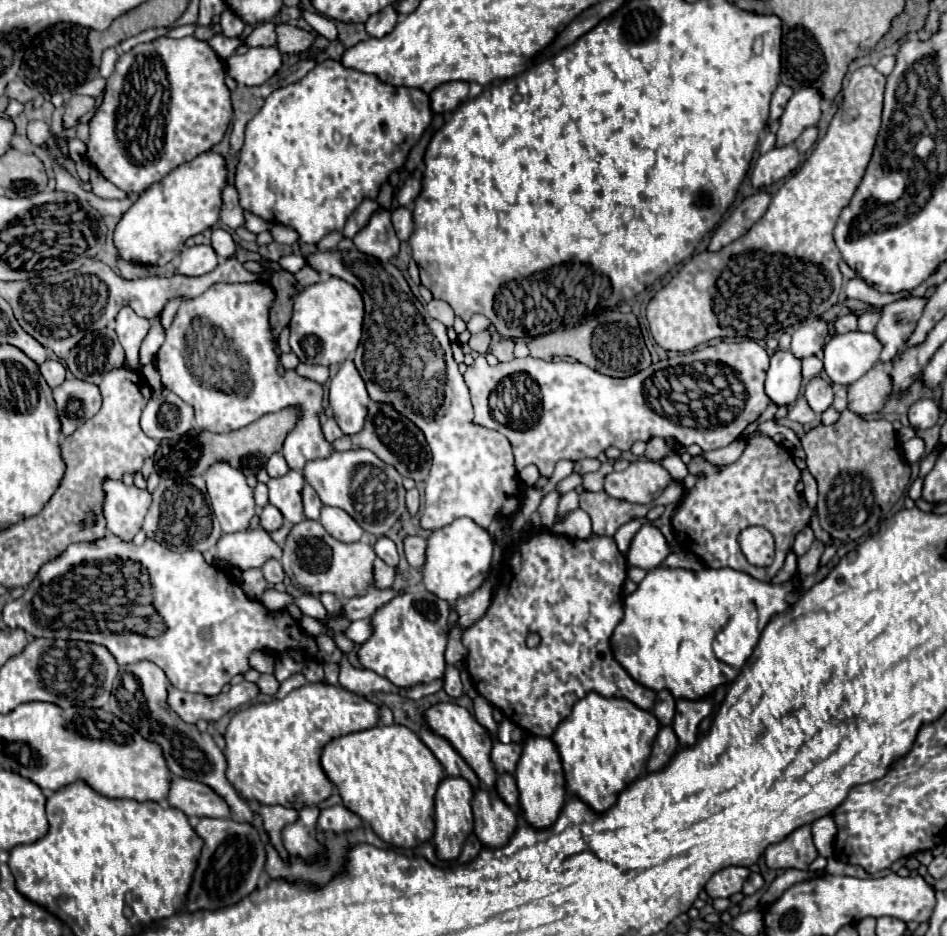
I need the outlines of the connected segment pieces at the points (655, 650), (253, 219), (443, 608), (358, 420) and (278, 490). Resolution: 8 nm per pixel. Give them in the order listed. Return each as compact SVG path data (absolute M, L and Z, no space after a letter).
M667 566L653 568L643 578L639 590L625 598L625 616L611 638L613 654L639 684L655 692L669 690L675 700L703 700L719 686L729 686L739 676L745 660L753 654L765 624L769 624L775 614L789 608L787 600L795 592L795 576L785 584L771 584L753 580L753 576L731 568L705 568L699 572Z
M245 212L245 218L247 218L245 228L251 230L251 232L255 232L255 234L265 232L265 230L269 230L269 226L271 226L271 224L269 224L267 220L263 220L261 216L253 216L253 214L249 214L249 212Z
M425 588L399 594L371 618L375 628L373 636L357 650L361 664L367 670L389 678L397 688L413 688L441 678L447 668L443 656L449 638L449 614L451 604L437 600L437 596Z
M345 360L331 378L329 406L343 434L357 434L363 428L369 394L353 360Z
M289 470L289 474L281 478L271 478L267 482L269 486L269 502L279 508L283 518L291 524L299 524L305 520L303 504L301 504L301 488L305 484L305 478L301 472Z

